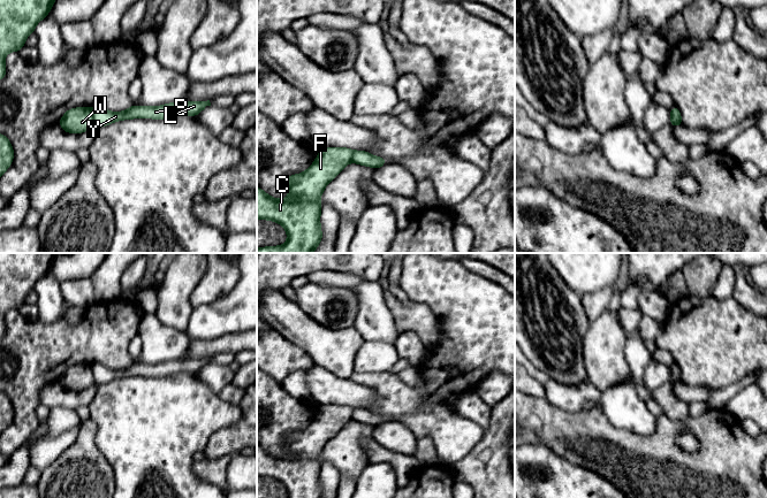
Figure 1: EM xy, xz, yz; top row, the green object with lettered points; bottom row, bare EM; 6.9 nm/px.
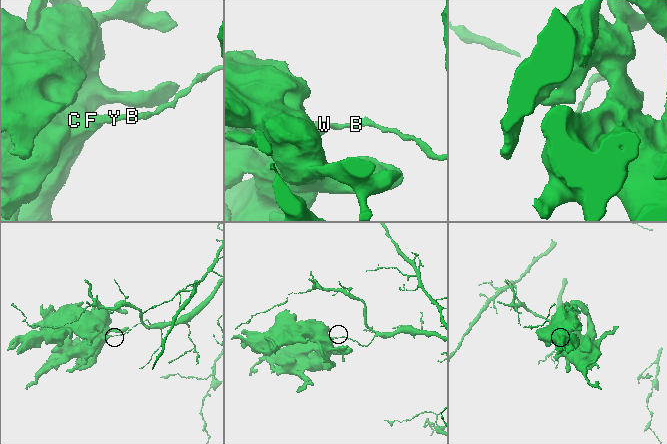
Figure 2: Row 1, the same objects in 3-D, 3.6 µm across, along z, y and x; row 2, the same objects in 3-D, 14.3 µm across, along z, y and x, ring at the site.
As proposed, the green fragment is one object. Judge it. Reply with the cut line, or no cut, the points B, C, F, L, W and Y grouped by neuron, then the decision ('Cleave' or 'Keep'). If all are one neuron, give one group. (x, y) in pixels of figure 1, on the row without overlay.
Split along xy (90, 366), (96, 383). Groups: B L Y / C F W. Cleave

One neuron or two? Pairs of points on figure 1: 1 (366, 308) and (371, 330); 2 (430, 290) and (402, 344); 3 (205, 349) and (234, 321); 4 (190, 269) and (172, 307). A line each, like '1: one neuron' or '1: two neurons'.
1: one neuron
2: two neurons
3: two neurons
4: one neuron

